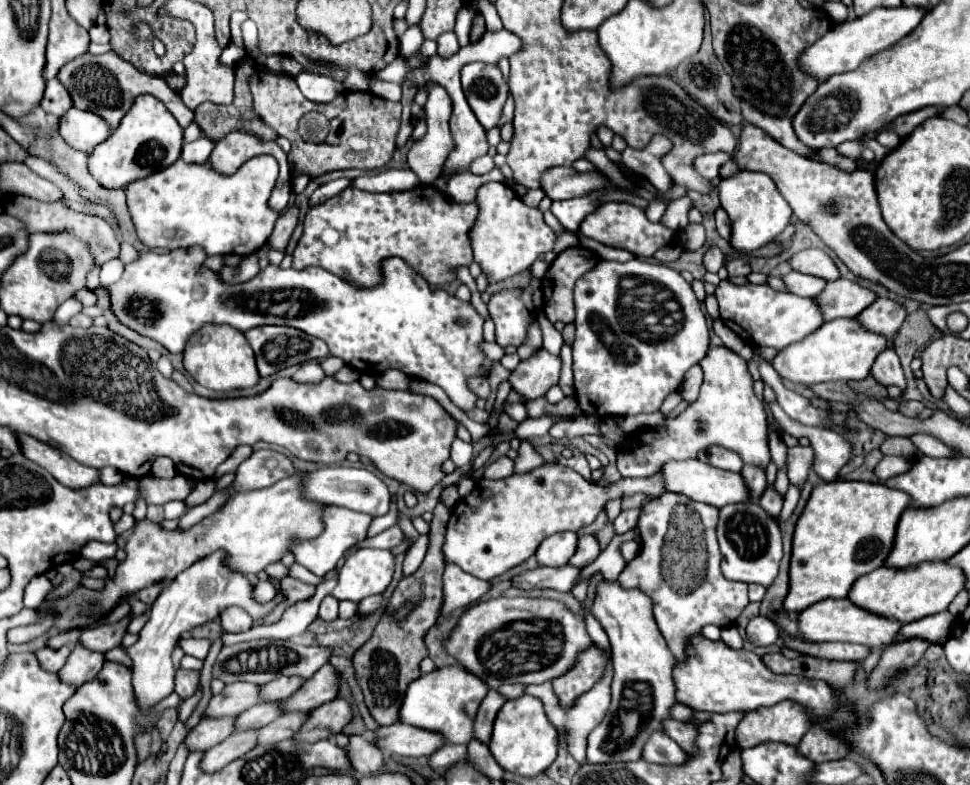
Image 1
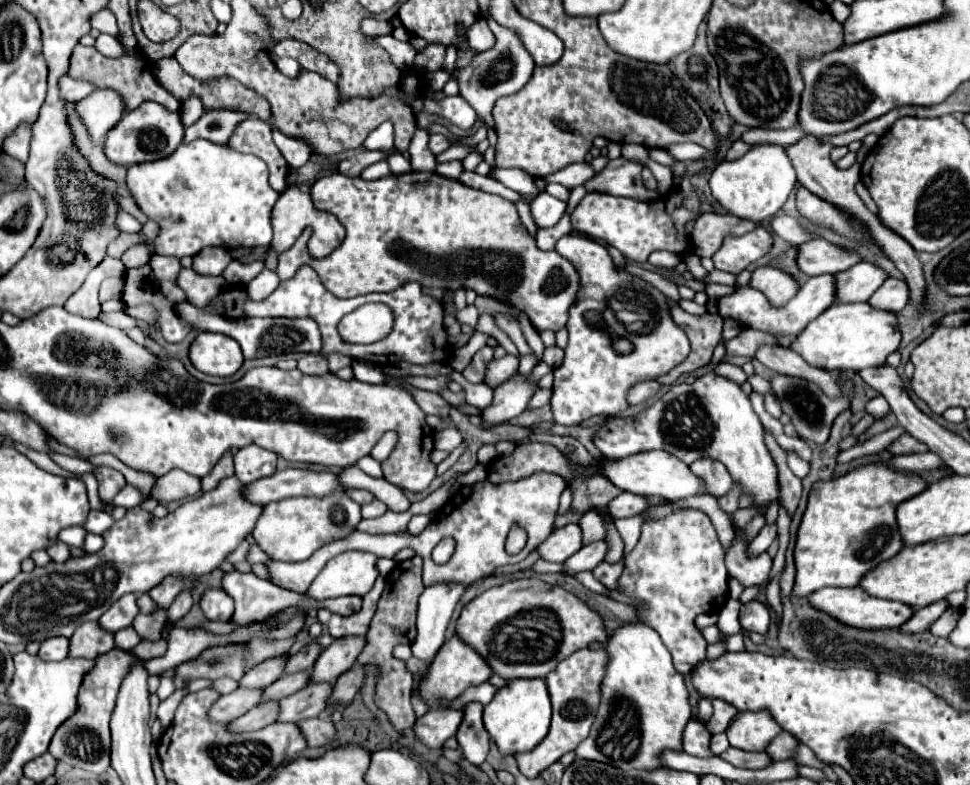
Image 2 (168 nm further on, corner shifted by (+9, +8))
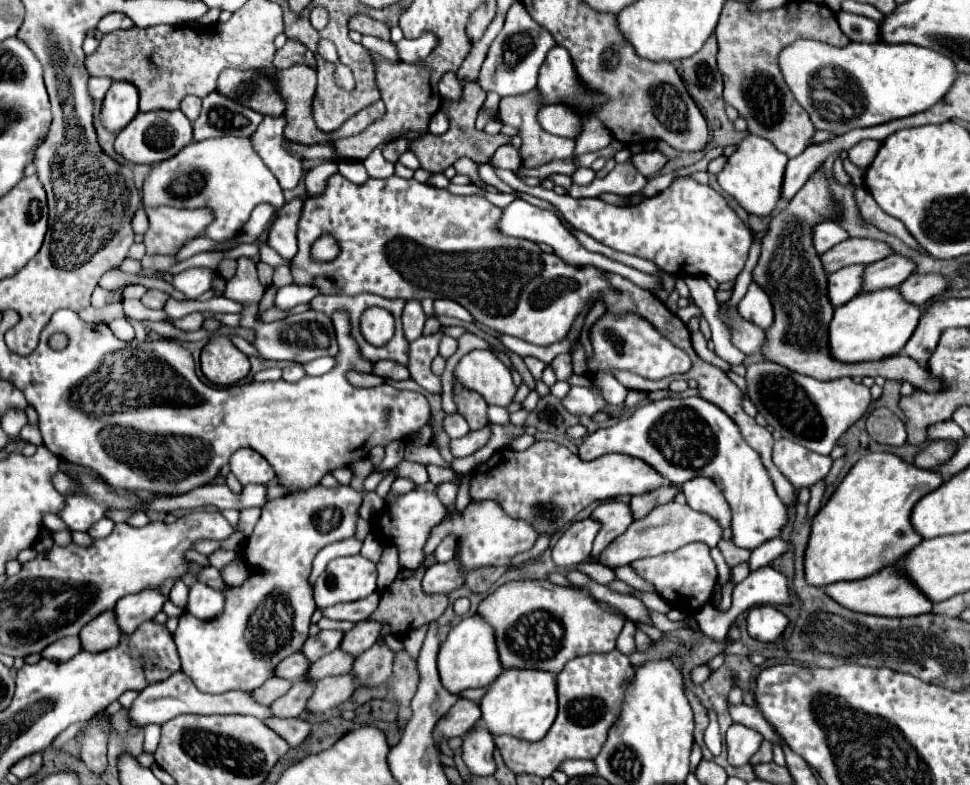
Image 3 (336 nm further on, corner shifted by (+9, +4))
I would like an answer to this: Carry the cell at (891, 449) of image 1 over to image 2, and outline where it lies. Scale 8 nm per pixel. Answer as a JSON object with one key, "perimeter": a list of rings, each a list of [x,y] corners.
{"perimeter":[[[905,433],[905,435],[901,435],[901,437],[889,447],[889,451],[891,451],[893,455],[903,455],[903,453],[925,453],[927,447],[925,447],[925,443],[913,439],[909,433]]]}

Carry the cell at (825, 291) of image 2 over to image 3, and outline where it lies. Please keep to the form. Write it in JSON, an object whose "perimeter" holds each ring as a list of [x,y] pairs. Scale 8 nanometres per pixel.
{"perimeter":[[[853,265],[853,267],[843,267],[827,277],[827,287],[829,287],[829,301],[833,307],[839,307],[847,301],[851,301],[859,287],[861,287],[861,271],[863,265]]]}

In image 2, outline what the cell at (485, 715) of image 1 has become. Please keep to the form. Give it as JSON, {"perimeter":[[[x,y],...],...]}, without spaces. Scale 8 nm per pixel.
{"perimeter":[[[469,703],[465,707],[463,723],[457,731],[457,741],[463,751],[463,757],[473,763],[481,765],[489,753],[489,733],[483,727],[483,705],[481,703]]]}

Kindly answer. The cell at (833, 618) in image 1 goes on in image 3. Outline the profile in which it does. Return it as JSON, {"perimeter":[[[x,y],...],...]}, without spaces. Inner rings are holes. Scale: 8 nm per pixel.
{"perimeter":[[[895,565],[885,567],[881,575],[873,575],[873,579],[861,583],[833,583],[825,587],[825,593],[845,609],[877,617],[917,617],[929,613],[933,607],[933,603],[921,591],[917,591],[915,585],[911,585],[903,575],[895,571]],[[899,581],[905,581],[905,585],[901,585]]]}

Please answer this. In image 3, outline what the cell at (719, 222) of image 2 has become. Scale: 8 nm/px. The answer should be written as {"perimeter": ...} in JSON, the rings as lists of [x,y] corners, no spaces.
{"perimeter":[[[821,221],[813,227],[813,245],[817,249],[817,253],[825,253],[827,249],[831,249],[833,245],[845,241],[849,235],[833,221]]]}

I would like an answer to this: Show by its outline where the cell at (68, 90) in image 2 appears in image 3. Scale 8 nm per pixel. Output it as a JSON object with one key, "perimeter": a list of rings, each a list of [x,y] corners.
{"perimeter":[[[91,77],[89,79],[89,95],[95,101],[101,101],[109,87],[111,87],[111,79],[105,79],[105,77]]]}

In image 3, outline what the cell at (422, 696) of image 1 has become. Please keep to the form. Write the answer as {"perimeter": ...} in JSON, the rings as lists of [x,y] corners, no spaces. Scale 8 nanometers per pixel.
{"perimeter":[[[479,615],[467,617],[457,623],[439,649],[437,669],[441,683],[449,693],[461,693],[471,687],[487,687],[489,683],[493,683],[503,673],[503,667],[497,659],[493,629]]]}

